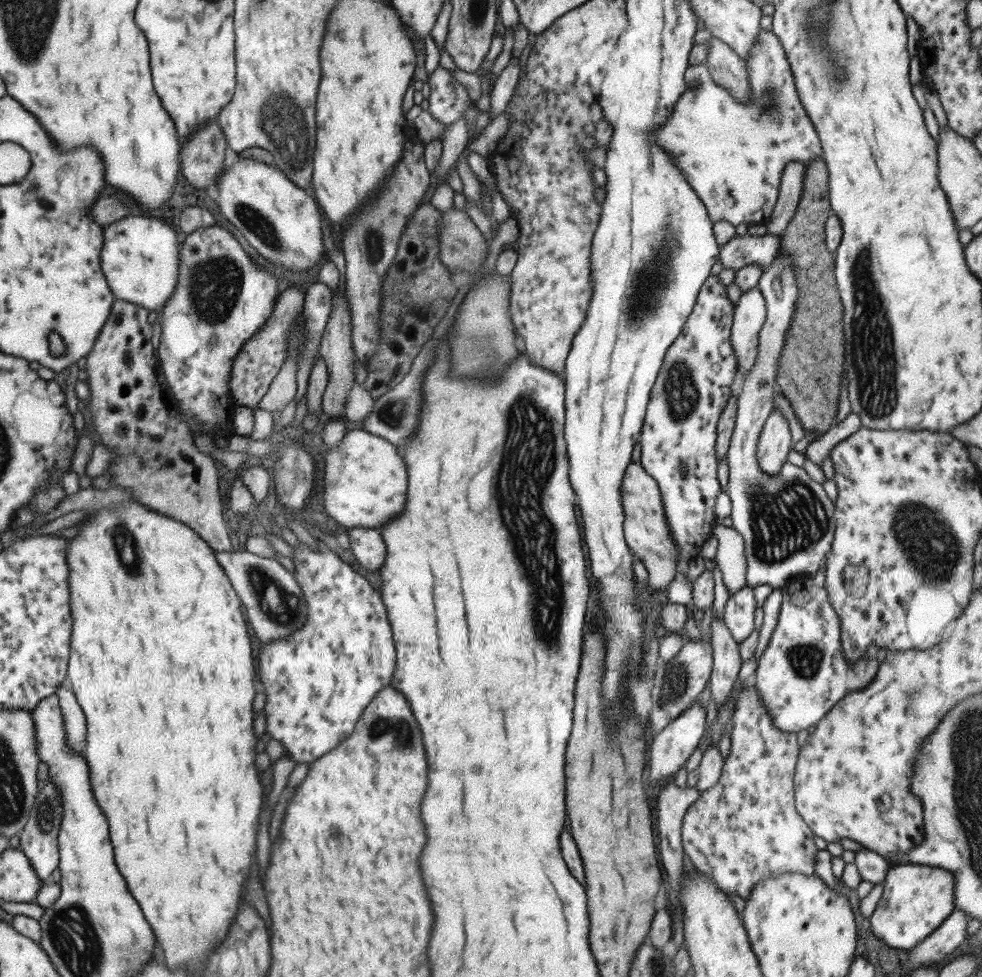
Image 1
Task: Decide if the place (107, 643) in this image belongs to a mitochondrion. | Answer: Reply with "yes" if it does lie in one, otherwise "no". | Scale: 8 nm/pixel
no

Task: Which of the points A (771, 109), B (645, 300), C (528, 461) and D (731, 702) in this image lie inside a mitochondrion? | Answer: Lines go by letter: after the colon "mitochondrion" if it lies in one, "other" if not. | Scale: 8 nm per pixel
A: mitochondrion
B: mitochondrion
C: mitochondrion
D: other

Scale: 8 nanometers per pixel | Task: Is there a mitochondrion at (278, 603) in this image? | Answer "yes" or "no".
yes

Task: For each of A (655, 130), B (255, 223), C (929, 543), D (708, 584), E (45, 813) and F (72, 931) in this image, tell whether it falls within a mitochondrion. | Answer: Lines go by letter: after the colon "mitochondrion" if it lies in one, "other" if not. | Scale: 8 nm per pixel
A: other
B: mitochondrion
C: mitochondrion
D: other
E: mitochondrion
F: mitochondrion

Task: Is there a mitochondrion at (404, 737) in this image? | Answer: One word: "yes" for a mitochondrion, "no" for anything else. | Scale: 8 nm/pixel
yes

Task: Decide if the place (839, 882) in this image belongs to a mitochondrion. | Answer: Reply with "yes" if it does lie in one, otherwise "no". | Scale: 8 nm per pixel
no

